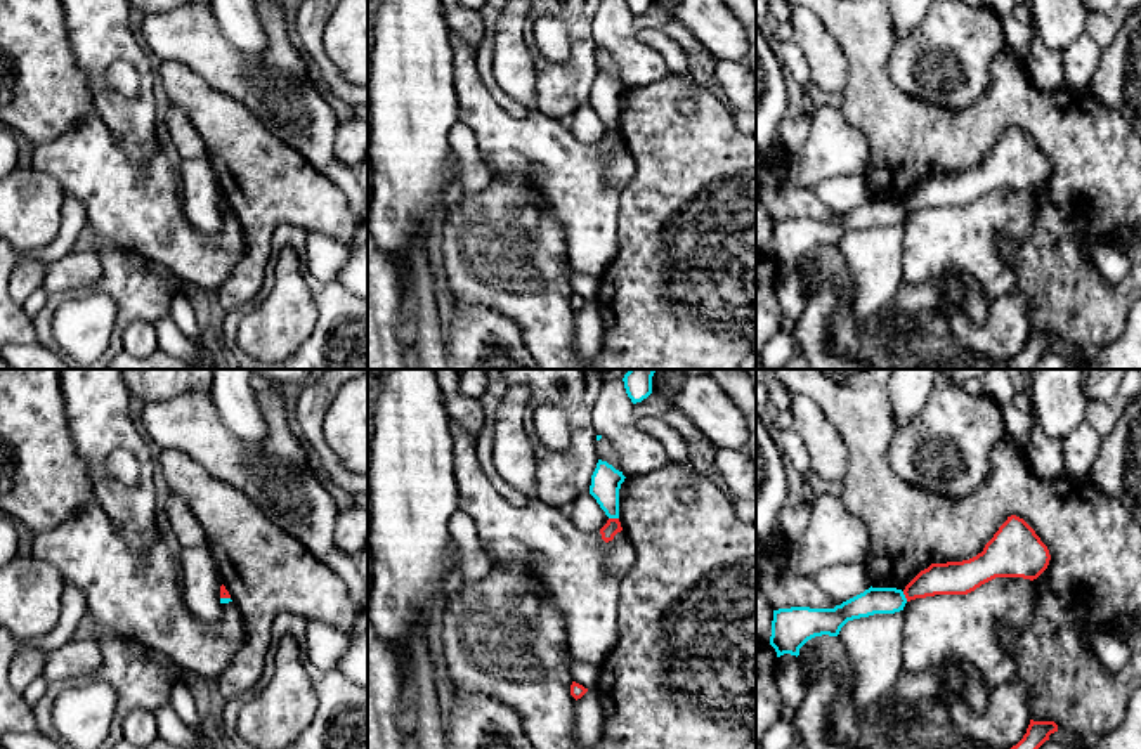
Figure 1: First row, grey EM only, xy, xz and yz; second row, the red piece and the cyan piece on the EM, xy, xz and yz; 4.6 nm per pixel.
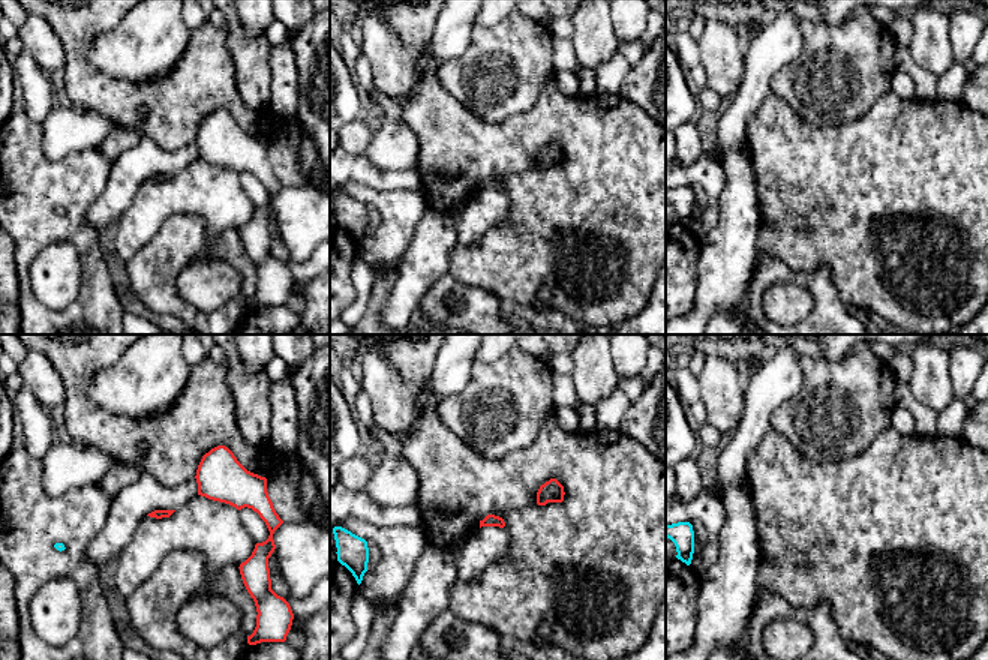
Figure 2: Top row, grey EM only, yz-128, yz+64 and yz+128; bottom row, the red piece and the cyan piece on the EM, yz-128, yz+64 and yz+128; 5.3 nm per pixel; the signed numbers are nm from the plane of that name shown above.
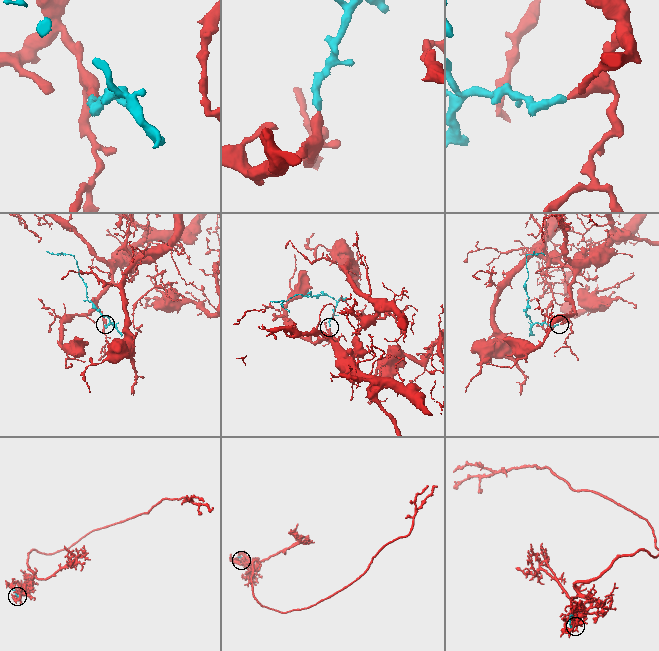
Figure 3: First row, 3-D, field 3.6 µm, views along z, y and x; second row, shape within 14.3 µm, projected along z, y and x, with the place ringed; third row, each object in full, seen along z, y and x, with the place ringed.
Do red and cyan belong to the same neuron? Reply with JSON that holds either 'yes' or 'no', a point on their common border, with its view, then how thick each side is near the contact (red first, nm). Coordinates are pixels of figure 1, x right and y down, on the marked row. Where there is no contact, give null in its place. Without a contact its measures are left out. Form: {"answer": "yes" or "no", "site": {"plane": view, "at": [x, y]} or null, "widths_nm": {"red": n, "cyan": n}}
{"answer": "no", "site": {"plane": "xz", "at": [614, 519]}, "widths_nm": {"red": 70, "cyan": 140}}

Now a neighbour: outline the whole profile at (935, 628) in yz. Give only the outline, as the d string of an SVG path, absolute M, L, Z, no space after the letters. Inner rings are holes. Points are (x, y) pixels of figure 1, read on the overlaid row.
M995 577L968 595L910 600L902 610L902 668L921 673L949 657L962 657L992 692L1016 673L999 629L1025 629L1033 603L1033 581L1023 577Z

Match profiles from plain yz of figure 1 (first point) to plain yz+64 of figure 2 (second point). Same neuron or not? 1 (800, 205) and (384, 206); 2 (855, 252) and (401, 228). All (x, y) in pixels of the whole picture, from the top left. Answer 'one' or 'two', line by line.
1: one
2: two

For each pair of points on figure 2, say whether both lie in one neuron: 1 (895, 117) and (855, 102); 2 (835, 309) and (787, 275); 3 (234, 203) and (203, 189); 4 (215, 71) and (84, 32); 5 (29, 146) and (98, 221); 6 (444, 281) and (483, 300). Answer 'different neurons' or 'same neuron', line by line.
1: different neurons
2: same neuron
3: same neuron
4: same neuron
5: different neurons
6: same neuron

